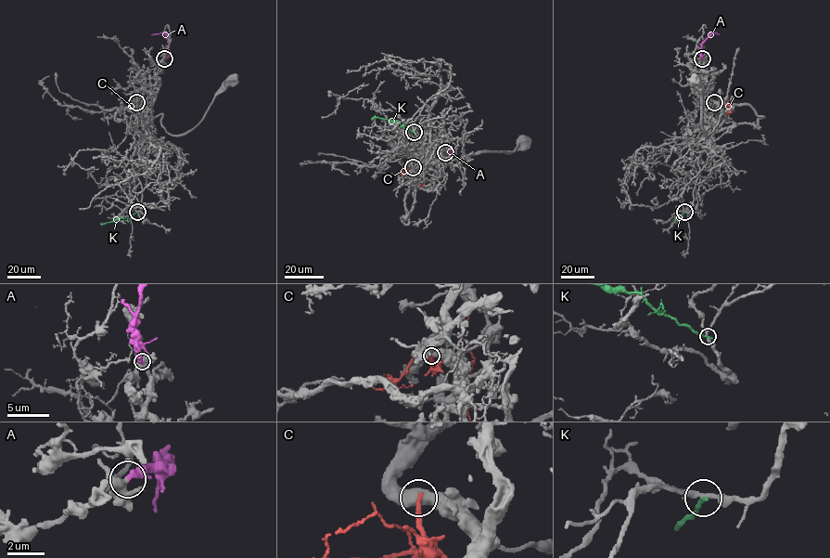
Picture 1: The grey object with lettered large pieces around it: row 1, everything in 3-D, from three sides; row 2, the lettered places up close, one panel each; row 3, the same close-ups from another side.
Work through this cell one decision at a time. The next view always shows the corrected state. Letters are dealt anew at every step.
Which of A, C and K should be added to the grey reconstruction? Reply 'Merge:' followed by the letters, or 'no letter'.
Merge: A

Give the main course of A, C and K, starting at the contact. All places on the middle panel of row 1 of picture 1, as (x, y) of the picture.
A: (446, 152), (451, 151), (449, 160), (438, 171), (430, 171)
C: (413, 167), (422, 185), (420, 181), (424, 179)
K: (414, 132), (398, 122), (377, 117), (372, 120)

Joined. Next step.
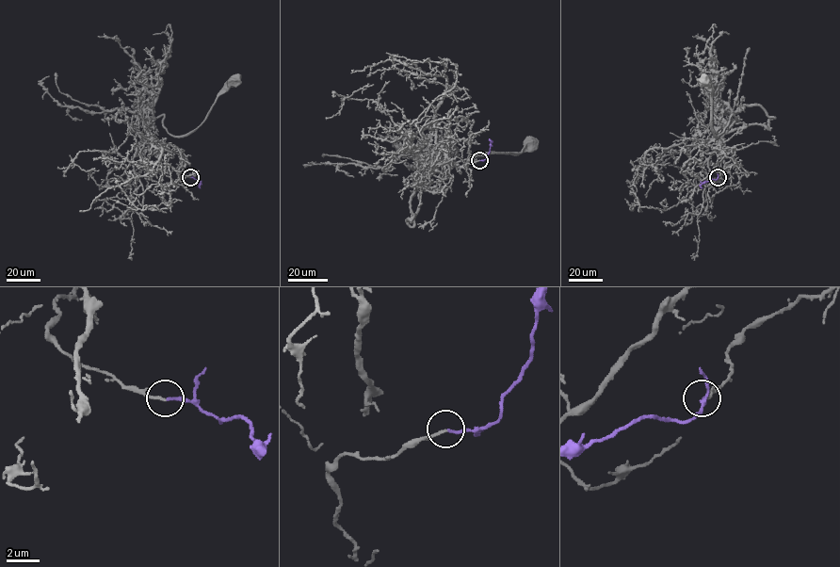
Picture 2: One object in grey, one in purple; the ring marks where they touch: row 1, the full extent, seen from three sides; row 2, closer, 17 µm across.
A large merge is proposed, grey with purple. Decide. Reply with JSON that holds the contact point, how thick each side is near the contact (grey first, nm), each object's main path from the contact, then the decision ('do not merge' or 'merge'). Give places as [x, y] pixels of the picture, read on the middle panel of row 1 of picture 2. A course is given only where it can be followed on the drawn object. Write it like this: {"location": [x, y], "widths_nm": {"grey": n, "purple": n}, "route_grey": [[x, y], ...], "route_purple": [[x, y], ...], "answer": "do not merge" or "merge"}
{"location": [479, 160], "widths_nm": {"grey": 180, "purple": 190}, "route_grey": [[479, 160], [465, 165], [470, 180], [469, 169], [429, 159], [420, 178], [440, 182], [459, 161], [529, 145]], "route_purple": [[479, 160], [486, 158], [491, 142]], "answer": "merge"}

